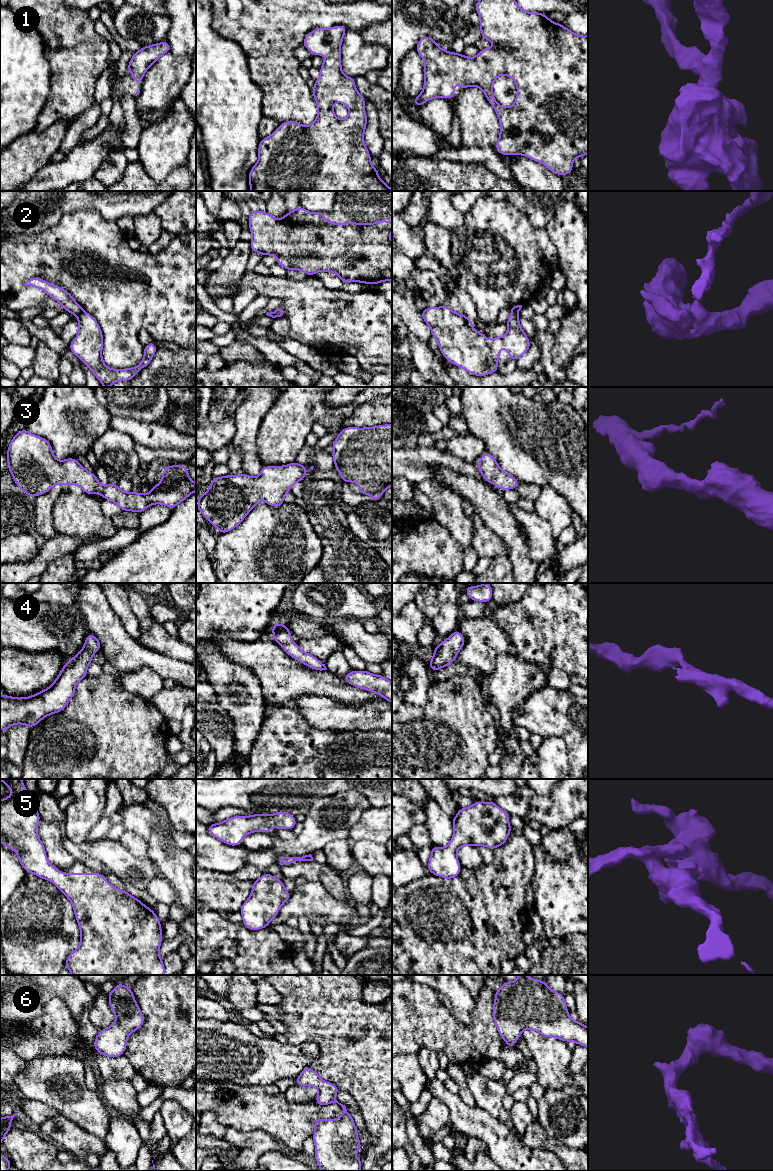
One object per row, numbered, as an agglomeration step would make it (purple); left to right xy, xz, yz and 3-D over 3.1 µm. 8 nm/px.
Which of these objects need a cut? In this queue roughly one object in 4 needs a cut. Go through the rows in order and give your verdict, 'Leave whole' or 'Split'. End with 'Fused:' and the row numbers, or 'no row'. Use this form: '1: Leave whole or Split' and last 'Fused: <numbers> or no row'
1: Leave whole
2: Split
3: Leave whole
4: Leave whole
5: Leave whole
6: Leave whole
Fused: 2

